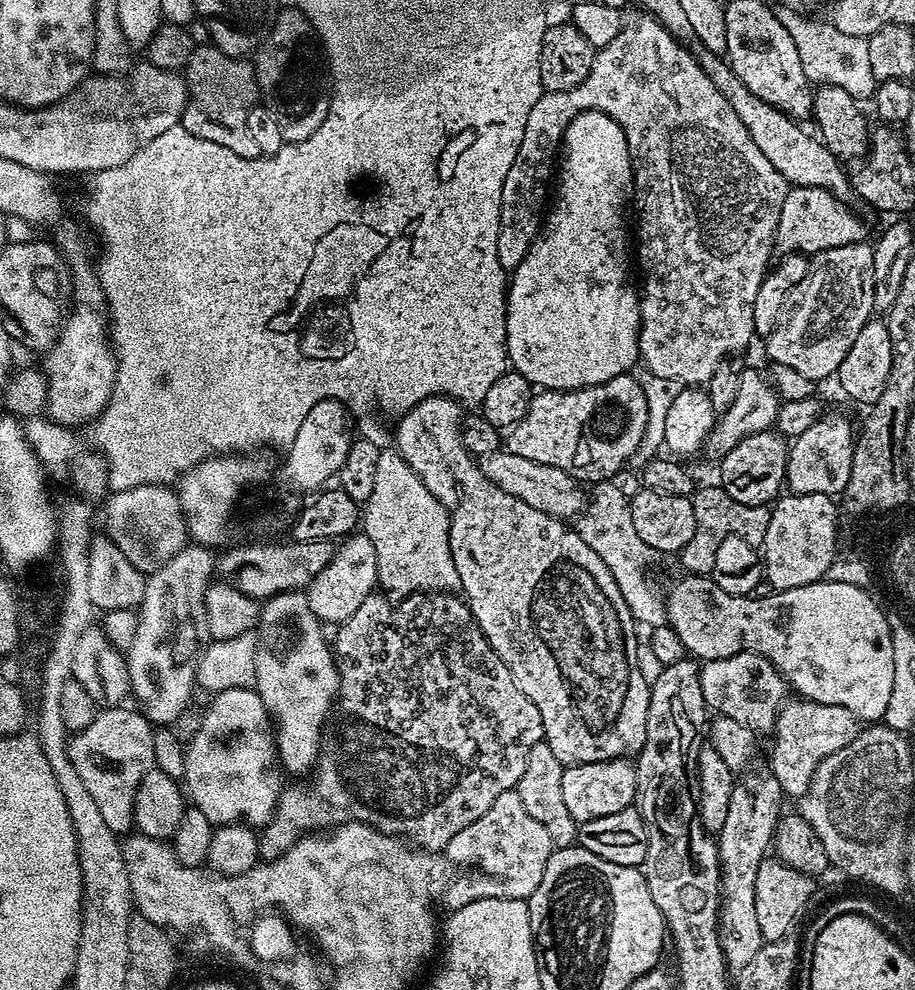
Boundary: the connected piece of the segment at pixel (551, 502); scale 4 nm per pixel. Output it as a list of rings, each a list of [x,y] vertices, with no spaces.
[[[501,450],[479,457],[478,460],[482,474],[490,478],[506,494],[514,494],[526,506],[534,506],[534,510],[542,510],[548,516],[557,518],[576,518],[583,512],[586,505],[586,492],[580,488],[581,481],[576,480],[558,466],[546,466],[542,462],[534,462],[530,458],[522,458],[518,454]]]

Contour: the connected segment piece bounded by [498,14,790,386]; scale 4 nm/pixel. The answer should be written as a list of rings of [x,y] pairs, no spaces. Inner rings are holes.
[[[641,14],[642,16],[636,16],[633,20],[629,19],[627,23],[625,23],[624,27],[620,29],[620,33],[618,34],[618,38],[613,38],[610,43],[608,43],[604,48],[599,49],[597,51],[596,57],[594,58],[594,62],[590,66],[590,74],[586,74],[586,78],[578,85],[574,86],[570,90],[562,90],[561,92],[545,92],[543,96],[538,98],[538,102],[534,102],[534,106],[530,110],[530,118],[526,118],[526,130],[522,134],[522,142],[518,146],[518,154],[514,158],[514,162],[510,166],[510,174],[506,174],[506,182],[502,182],[502,210],[500,211],[500,230],[498,232],[498,262],[503,266],[506,270],[514,269],[518,266],[518,262],[522,262],[522,258],[526,258],[526,254],[530,250],[530,246],[534,241],[536,241],[536,237],[542,227],[542,213],[546,208],[546,201],[550,196],[550,184],[548,188],[548,179],[553,179],[554,176],[554,161],[558,156],[558,149],[561,147],[564,132],[568,129],[568,123],[572,121],[572,119],[577,116],[580,112],[585,112],[586,110],[598,110],[599,112],[605,112],[607,116],[610,118],[614,118],[614,122],[618,122],[618,126],[622,126],[622,130],[626,134],[626,142],[628,143],[628,149],[632,152],[632,175],[634,177],[634,208],[636,204],[636,212],[640,215],[640,221],[635,221],[634,224],[634,236],[640,239],[640,260],[638,256],[638,268],[644,271],[644,288],[642,284],[642,295],[640,296],[640,318],[642,321],[642,335],[640,338],[640,355],[642,357],[643,363],[648,363],[649,373],[652,376],[661,376],[664,380],[669,382],[675,382],[675,380],[681,380],[679,383],[684,386],[698,386],[704,383],[707,383],[711,376],[715,372],[715,368],[725,360],[729,359],[733,354],[732,352],[740,352],[744,347],[747,346],[751,340],[754,340],[756,336],[756,331],[754,330],[754,298],[758,295],[758,286],[762,286],[762,282],[764,281],[766,271],[769,269],[770,263],[768,264],[768,258],[774,254],[774,241],[776,238],[776,227],[778,226],[778,214],[782,214],[782,202],[786,198],[786,194],[789,190],[789,183],[787,180],[784,180],[782,174],[778,172],[770,164],[769,159],[762,154],[761,150],[758,150],[758,146],[754,144],[753,138],[750,138],[749,130],[746,130],[746,126],[742,124],[738,115],[735,114],[734,110],[731,109],[730,103],[724,99],[722,94],[715,89],[715,86],[712,82],[710,82],[710,78],[706,76],[706,74],[702,70],[702,66],[695,60],[695,58],[691,55],[685,45],[680,44],[679,41],[675,39],[666,29],[664,29],[659,21],[655,19],[655,17],[651,14]]]

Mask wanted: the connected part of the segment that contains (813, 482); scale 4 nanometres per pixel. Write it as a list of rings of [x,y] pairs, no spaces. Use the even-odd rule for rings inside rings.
[[[821,415],[820,419],[791,441],[788,450],[788,474],[786,488],[792,494],[826,494],[833,498],[843,493],[846,482],[850,482],[850,462],[854,428],[840,416]]]

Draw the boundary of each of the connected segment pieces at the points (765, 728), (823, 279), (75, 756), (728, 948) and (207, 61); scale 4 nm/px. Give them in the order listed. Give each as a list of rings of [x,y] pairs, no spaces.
[[[736,650],[733,656],[721,654],[716,660],[703,661],[700,685],[704,703],[713,713],[734,718],[754,734],[771,733],[776,726],[776,716],[790,692],[783,676],[765,656],[756,650]]]
[[[871,243],[847,244],[817,252],[808,261],[806,278],[802,278],[802,282],[790,290],[778,326],[766,337],[769,361],[790,366],[813,382],[824,380],[827,376],[835,377],[842,366],[842,358],[846,358],[846,350],[850,350],[854,338],[858,338],[858,330],[862,330],[862,326],[873,319],[875,308],[874,254]]]
[[[108,706],[97,711],[94,722],[69,739],[70,762],[78,770],[82,782],[94,797],[106,826],[118,834],[128,834],[134,828],[134,798],[142,778],[153,771],[156,763],[154,725],[135,707]]]
[[[751,768],[743,773],[745,776],[741,780],[739,777],[733,783],[730,811],[726,813],[726,822],[722,822],[722,830],[718,834],[721,895],[718,931],[724,963],[732,970],[750,966],[754,954],[766,943],[762,930],[758,930],[758,913],[754,910],[754,882],[758,878],[758,866],[769,853],[776,824],[782,818],[782,793],[778,778],[774,778],[770,770],[759,772],[758,769]]]
[[[197,46],[188,63],[186,79],[188,105],[182,127],[198,138],[206,138],[210,142],[218,142],[218,146],[234,150],[239,156],[261,155],[254,138],[250,138],[250,130],[246,130],[246,118],[258,104],[255,67],[247,59],[227,56],[214,46]]]

